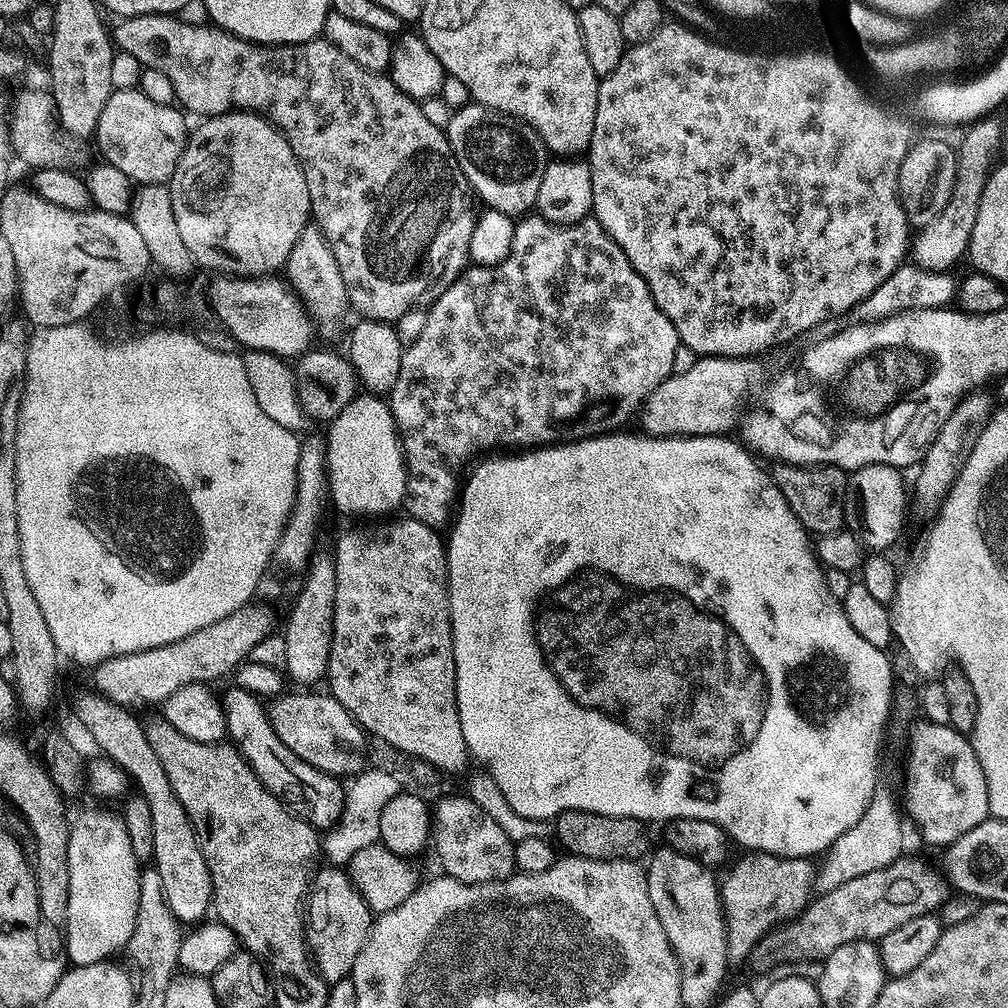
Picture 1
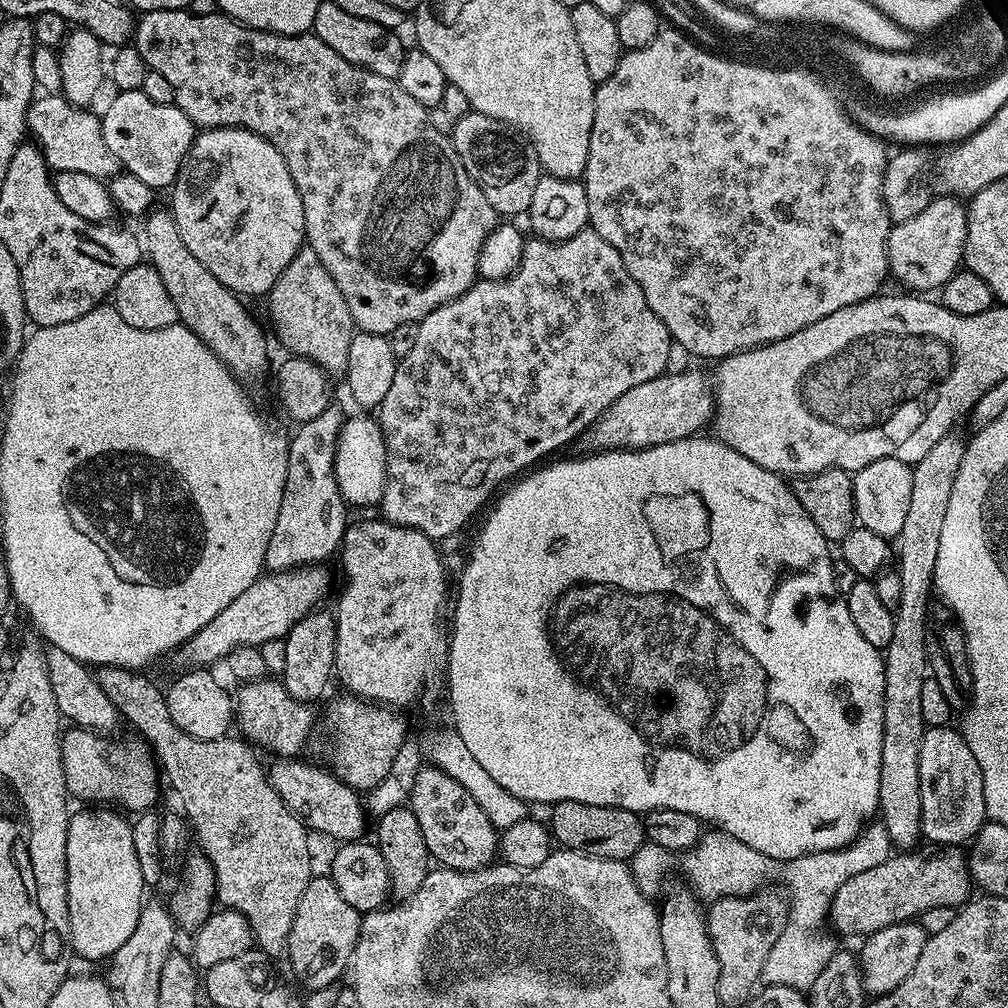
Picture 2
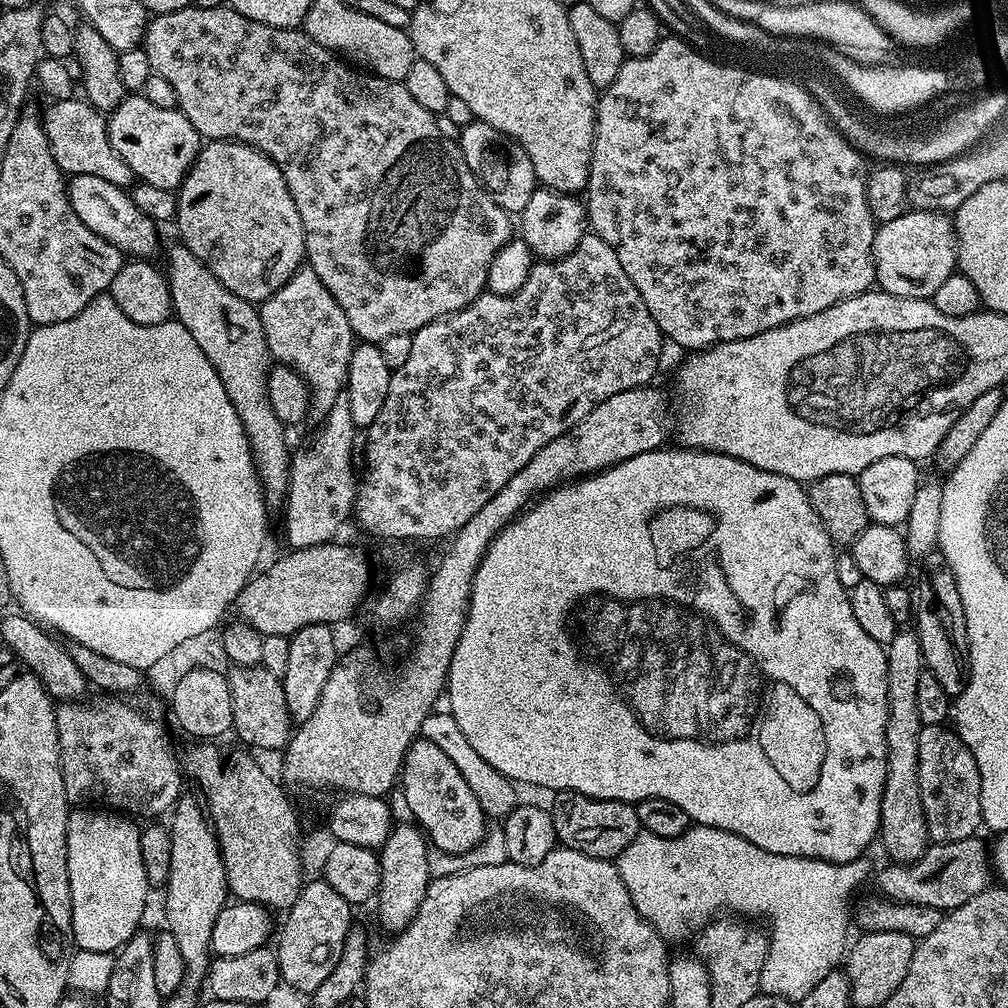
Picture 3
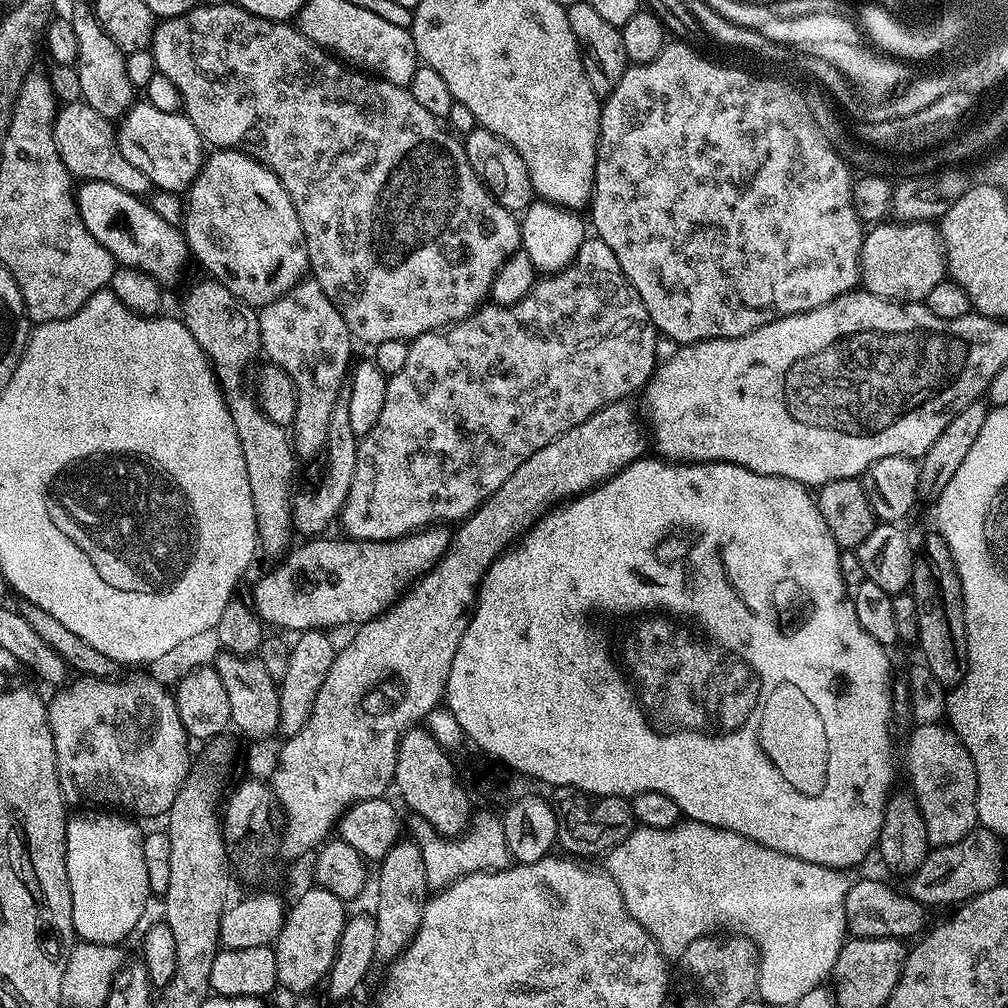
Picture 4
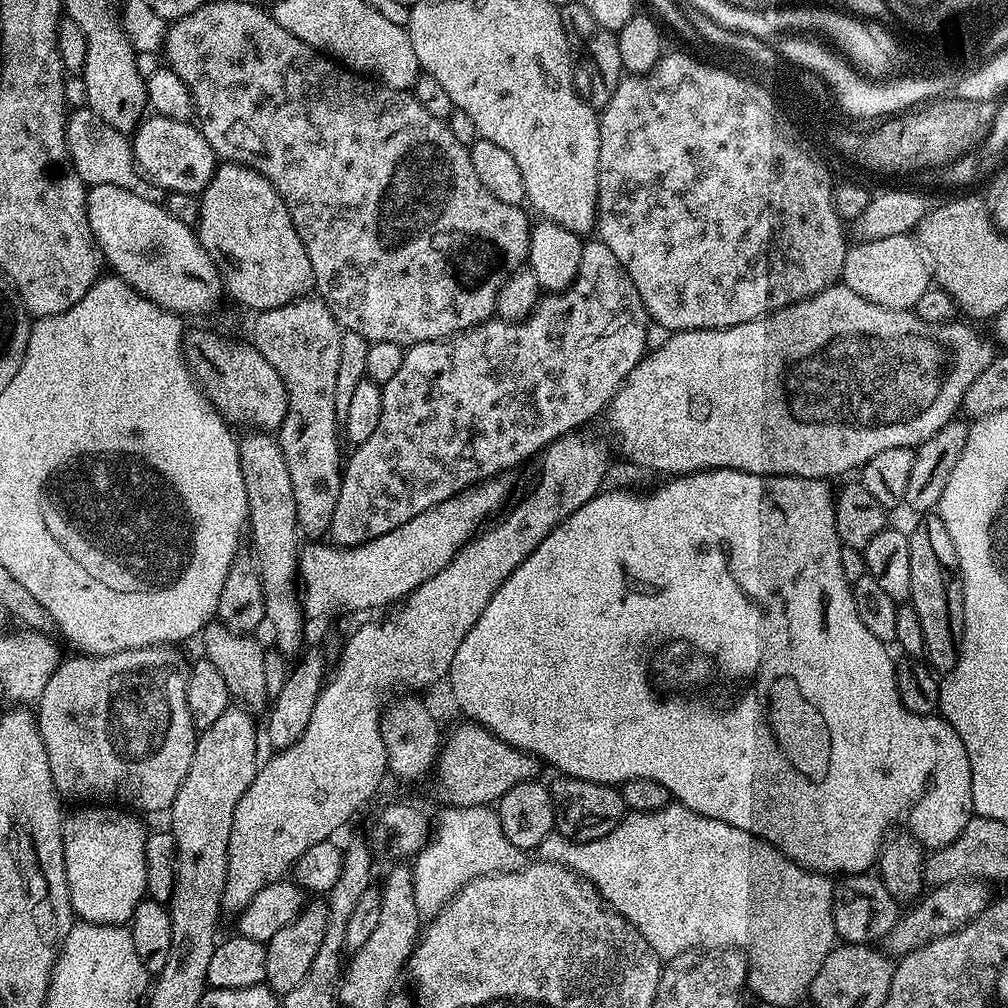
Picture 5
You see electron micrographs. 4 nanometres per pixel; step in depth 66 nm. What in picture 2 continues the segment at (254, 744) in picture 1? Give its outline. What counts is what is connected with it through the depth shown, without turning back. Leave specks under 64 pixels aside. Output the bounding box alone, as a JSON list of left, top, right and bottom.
[267,758,365,842]

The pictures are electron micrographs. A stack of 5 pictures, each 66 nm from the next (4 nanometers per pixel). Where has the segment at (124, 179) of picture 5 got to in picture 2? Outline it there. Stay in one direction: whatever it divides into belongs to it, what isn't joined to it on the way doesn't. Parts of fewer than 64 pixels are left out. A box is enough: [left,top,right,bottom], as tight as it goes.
[26,94,121,181]

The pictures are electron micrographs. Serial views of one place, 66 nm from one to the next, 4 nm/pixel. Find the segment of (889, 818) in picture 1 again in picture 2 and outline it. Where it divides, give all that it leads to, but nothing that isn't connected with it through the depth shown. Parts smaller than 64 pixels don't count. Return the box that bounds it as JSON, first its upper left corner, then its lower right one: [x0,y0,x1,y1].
[683,822,894,990]

